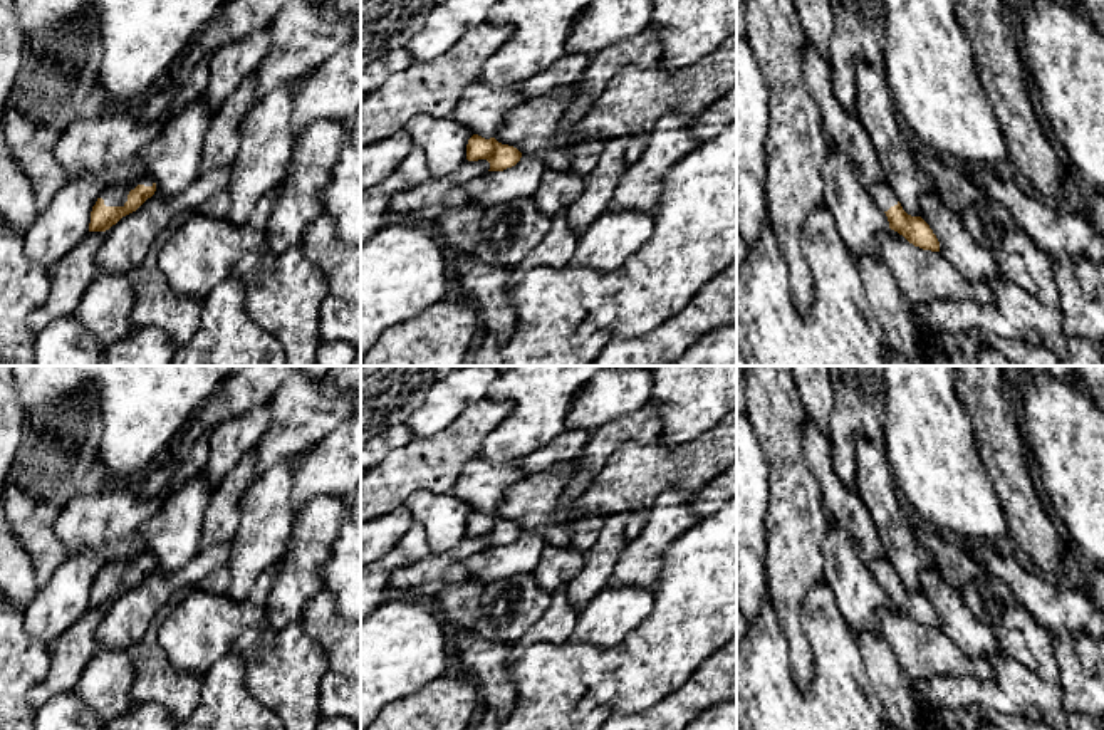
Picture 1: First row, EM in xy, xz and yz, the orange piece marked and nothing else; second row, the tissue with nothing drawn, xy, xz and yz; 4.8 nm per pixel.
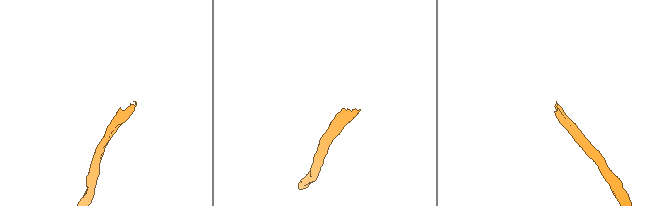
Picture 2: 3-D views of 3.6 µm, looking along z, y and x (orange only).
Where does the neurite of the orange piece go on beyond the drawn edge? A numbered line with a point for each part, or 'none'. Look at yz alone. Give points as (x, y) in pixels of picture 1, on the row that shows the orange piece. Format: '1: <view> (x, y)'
1: yz (883, 193)

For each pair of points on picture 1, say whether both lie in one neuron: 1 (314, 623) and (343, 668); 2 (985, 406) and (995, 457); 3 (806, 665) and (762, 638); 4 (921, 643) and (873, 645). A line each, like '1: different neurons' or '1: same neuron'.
1: same neuron
2: same neuron
3: different neurons
4: different neurons

